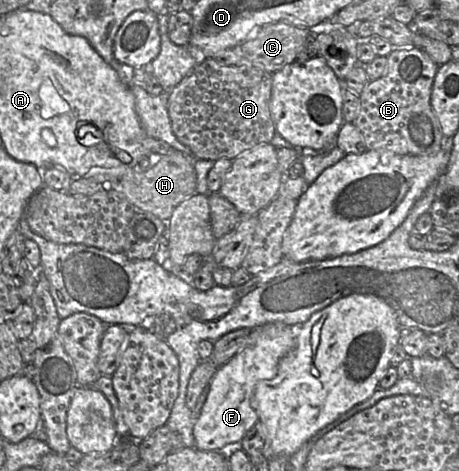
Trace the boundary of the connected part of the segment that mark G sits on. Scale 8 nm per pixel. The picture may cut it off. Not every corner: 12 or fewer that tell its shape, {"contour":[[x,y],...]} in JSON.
{"contour":[[208,58],[168,93],[195,159],[270,143],[272,74]]}

